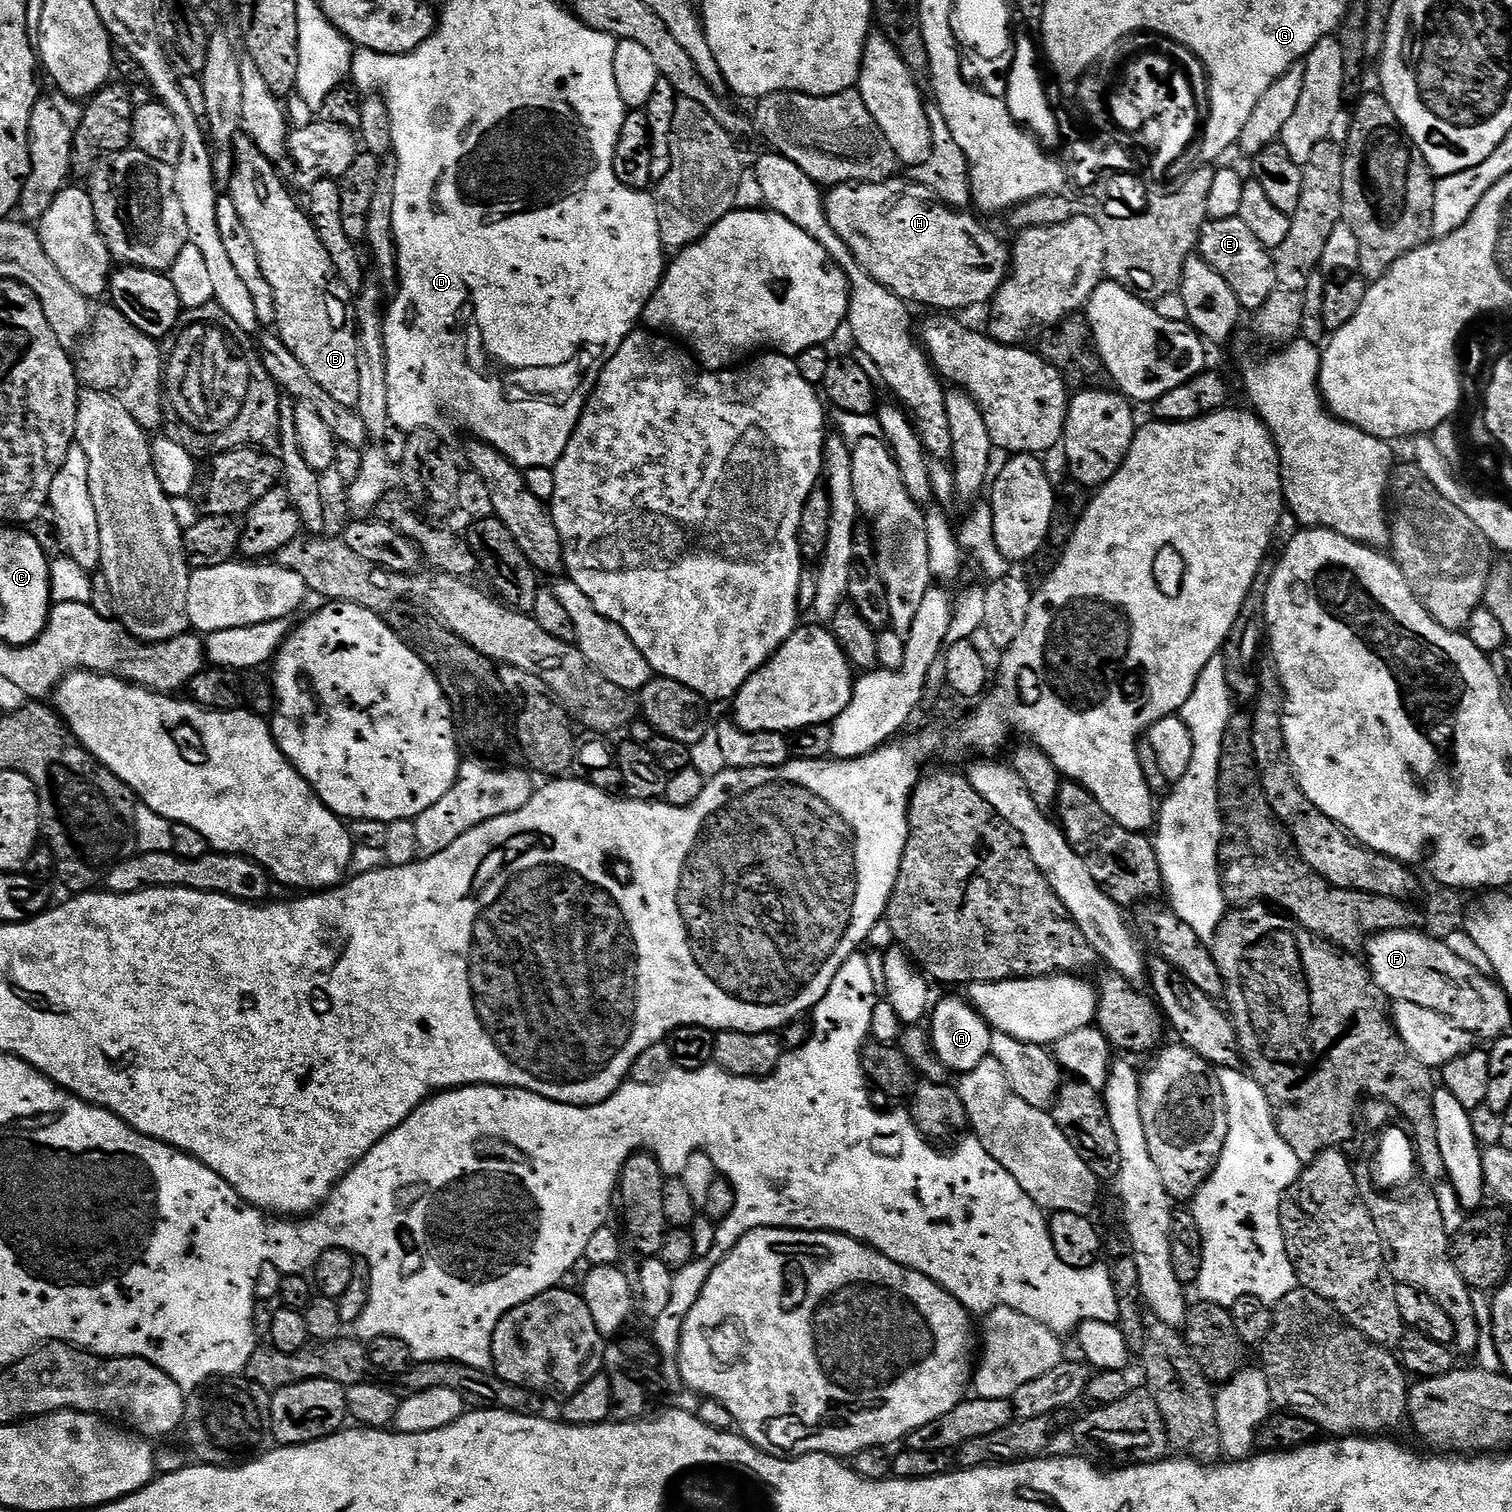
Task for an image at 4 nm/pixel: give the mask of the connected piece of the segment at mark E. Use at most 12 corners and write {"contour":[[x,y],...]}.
{"contour":[[1240,216],[1209,220],[1198,254],[1245,313],[1278,290],[1273,253]]}

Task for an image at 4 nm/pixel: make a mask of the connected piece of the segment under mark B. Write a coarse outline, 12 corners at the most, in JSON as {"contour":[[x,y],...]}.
{"contour":[[234,141],[226,192],[270,282],[275,331],[358,402],[354,294],[277,165]]}

